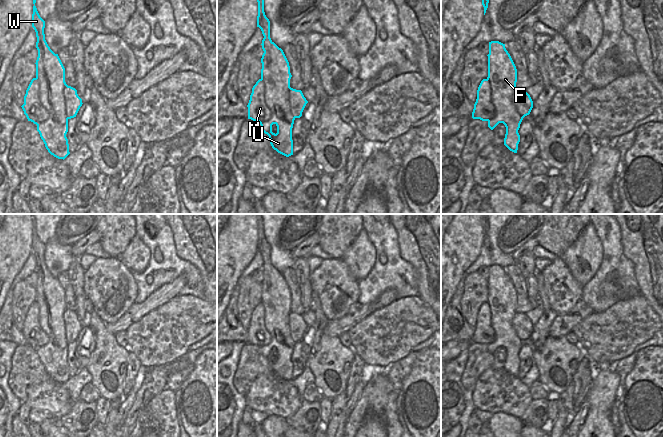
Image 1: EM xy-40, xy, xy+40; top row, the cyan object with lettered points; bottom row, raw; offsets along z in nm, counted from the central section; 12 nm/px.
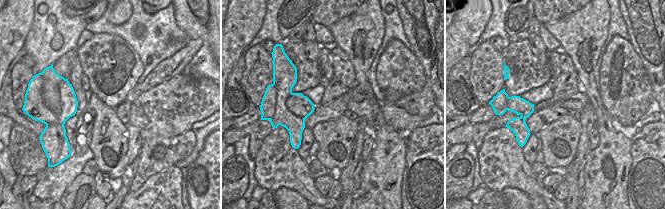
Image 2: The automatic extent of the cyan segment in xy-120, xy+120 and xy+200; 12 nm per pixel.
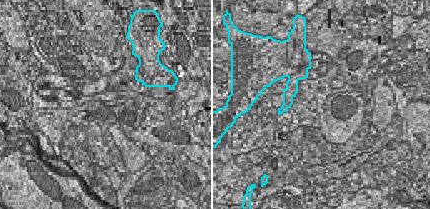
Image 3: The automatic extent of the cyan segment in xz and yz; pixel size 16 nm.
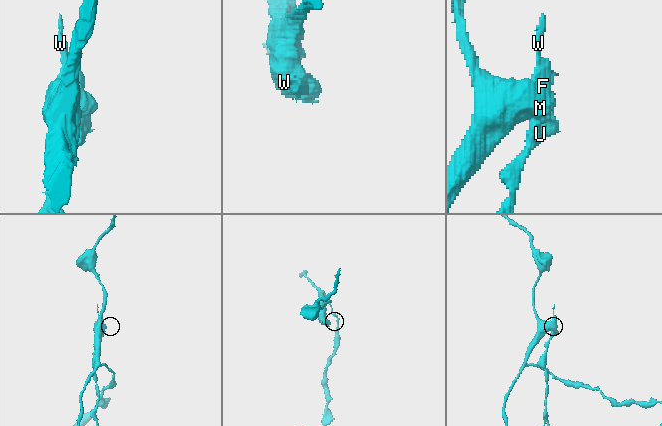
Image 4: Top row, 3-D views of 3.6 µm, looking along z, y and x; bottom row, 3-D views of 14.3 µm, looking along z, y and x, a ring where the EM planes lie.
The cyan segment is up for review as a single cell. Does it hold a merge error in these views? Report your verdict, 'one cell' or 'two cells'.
two cells

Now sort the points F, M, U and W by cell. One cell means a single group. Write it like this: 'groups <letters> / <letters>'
groups F U W / M

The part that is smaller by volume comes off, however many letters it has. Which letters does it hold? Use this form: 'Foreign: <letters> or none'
Foreign: F, U, W.

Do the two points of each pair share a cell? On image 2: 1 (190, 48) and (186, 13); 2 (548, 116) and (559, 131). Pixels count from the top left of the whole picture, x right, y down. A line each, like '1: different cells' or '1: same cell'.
1: different cells
2: different cells

